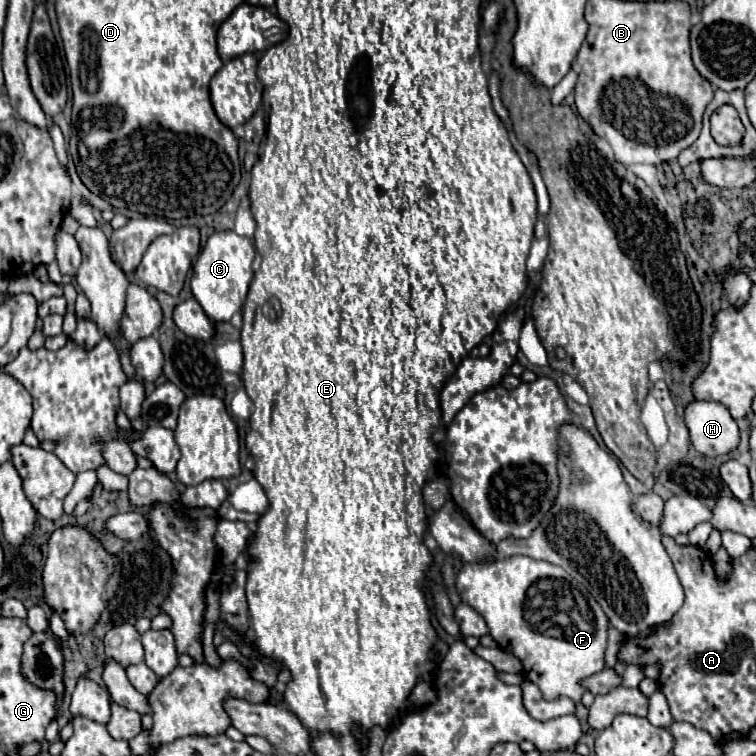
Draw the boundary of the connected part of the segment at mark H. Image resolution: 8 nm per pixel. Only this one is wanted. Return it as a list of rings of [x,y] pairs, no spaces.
[[[694,400],[684,408],[684,424],[690,432],[692,446],[704,454],[704,456],[722,456],[728,454],[732,448],[738,446],[740,432],[730,416],[730,412],[720,402],[708,402],[708,400]]]

